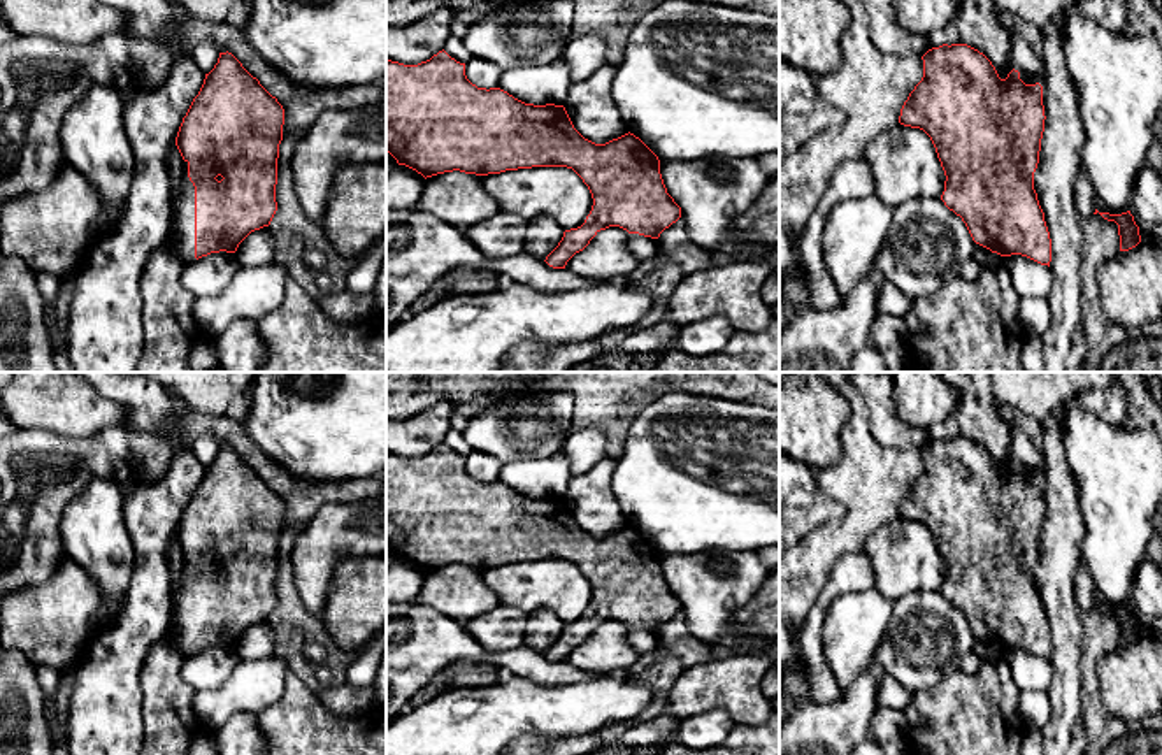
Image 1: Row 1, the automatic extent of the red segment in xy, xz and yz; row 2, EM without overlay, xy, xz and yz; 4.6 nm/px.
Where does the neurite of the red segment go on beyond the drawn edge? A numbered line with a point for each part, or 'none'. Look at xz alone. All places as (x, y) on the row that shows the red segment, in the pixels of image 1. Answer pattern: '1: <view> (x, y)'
none

